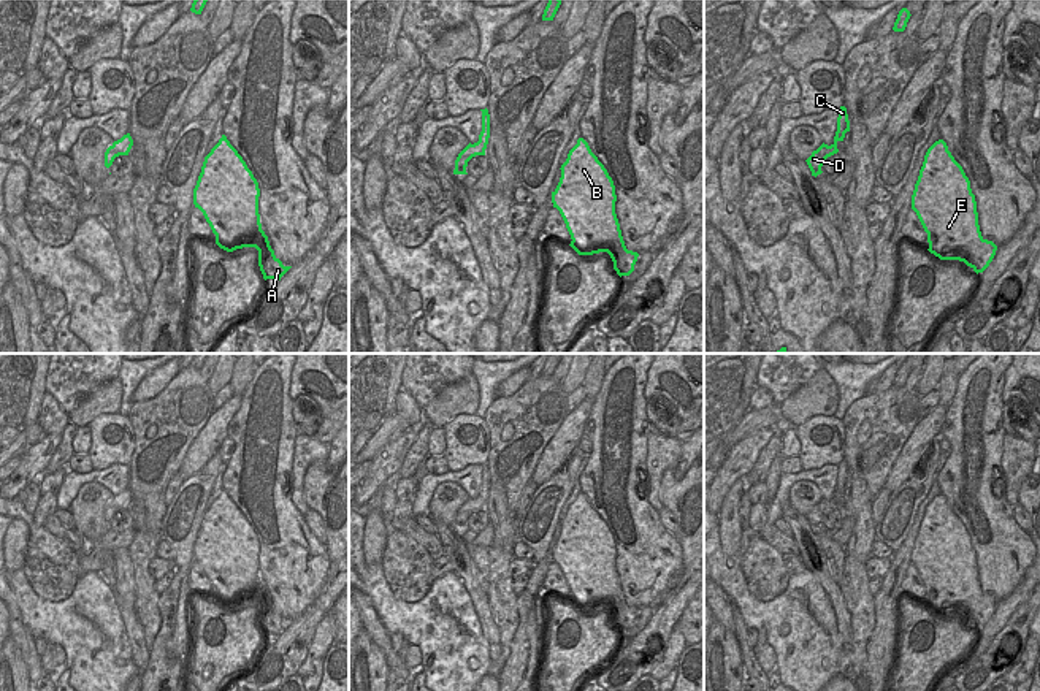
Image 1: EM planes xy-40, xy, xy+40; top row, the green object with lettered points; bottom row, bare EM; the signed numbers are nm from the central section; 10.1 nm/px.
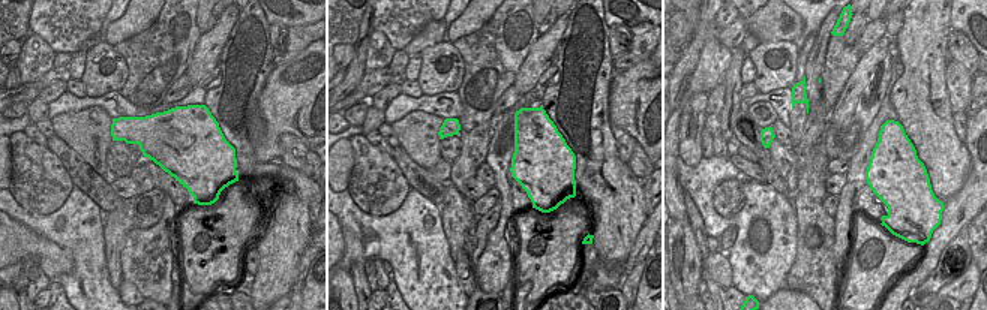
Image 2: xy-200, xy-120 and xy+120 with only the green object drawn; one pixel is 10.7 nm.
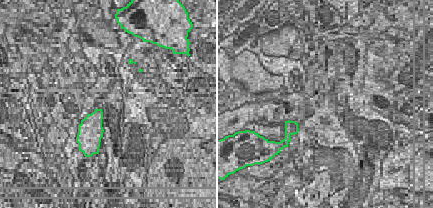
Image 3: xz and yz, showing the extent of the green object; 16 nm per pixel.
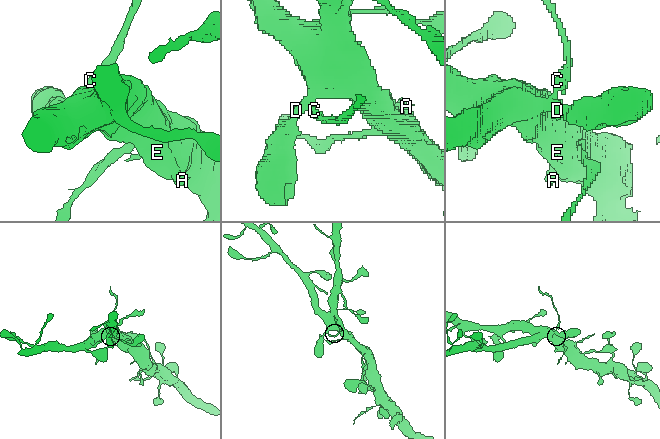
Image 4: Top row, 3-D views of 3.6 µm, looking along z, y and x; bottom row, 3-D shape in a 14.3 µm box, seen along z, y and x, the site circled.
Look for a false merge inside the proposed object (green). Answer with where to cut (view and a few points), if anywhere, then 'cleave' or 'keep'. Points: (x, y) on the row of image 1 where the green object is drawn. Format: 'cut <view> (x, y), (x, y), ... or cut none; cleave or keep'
cut none; keep

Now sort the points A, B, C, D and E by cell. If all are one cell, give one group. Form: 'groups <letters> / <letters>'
groups A B C D E

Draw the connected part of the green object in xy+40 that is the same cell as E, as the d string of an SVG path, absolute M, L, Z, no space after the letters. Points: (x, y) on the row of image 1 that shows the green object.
M943 139L924 155L912 209L927 233L931 254L964 262L977 274L989 266L997 246L981 236L970 181Z

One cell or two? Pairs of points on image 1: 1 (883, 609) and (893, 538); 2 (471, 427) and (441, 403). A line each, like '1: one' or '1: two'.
1: two
2: two

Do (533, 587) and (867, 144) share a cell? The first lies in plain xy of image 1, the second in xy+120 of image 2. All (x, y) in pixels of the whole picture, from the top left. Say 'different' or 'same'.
same

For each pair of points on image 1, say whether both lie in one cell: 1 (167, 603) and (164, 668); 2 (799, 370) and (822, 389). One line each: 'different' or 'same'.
1: same
2: different

